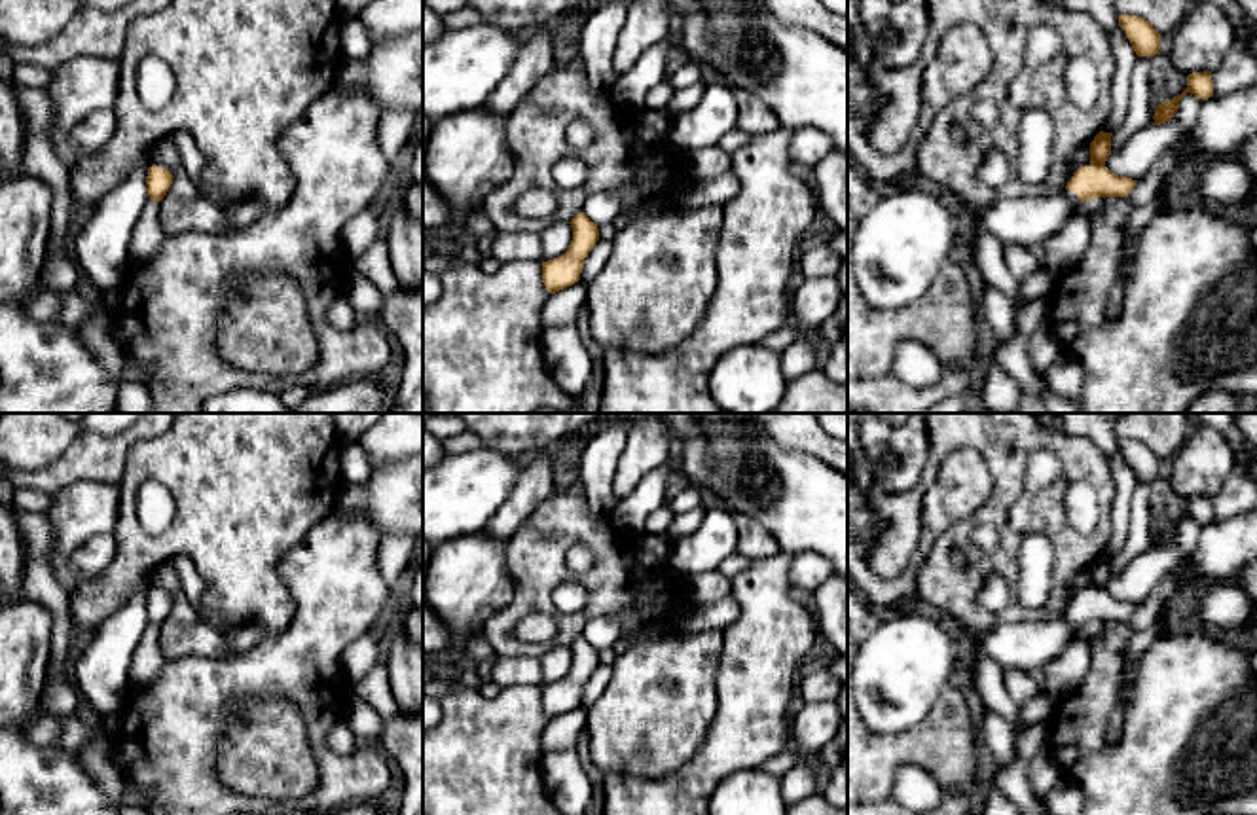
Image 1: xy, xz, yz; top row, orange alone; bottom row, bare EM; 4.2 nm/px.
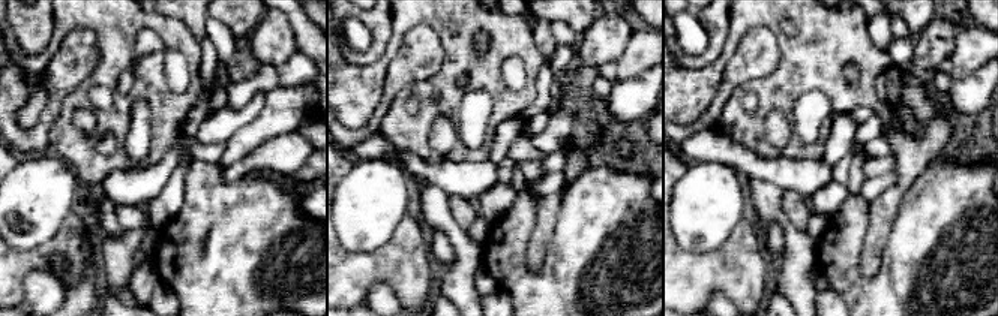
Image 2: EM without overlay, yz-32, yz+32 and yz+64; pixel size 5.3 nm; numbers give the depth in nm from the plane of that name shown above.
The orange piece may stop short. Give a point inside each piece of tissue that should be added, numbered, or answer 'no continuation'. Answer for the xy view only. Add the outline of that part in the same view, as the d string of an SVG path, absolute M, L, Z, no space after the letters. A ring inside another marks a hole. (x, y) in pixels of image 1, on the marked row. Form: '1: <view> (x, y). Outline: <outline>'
no continuation

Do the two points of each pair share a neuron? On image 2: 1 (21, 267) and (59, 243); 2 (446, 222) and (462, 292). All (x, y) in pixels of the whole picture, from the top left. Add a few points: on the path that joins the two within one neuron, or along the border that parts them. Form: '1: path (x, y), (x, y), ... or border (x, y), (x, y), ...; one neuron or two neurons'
1: path (30, 261), (36, 261), (50, 249); one neuron
2: path (459, 240), (462, 244), (462, 274); one neuron

